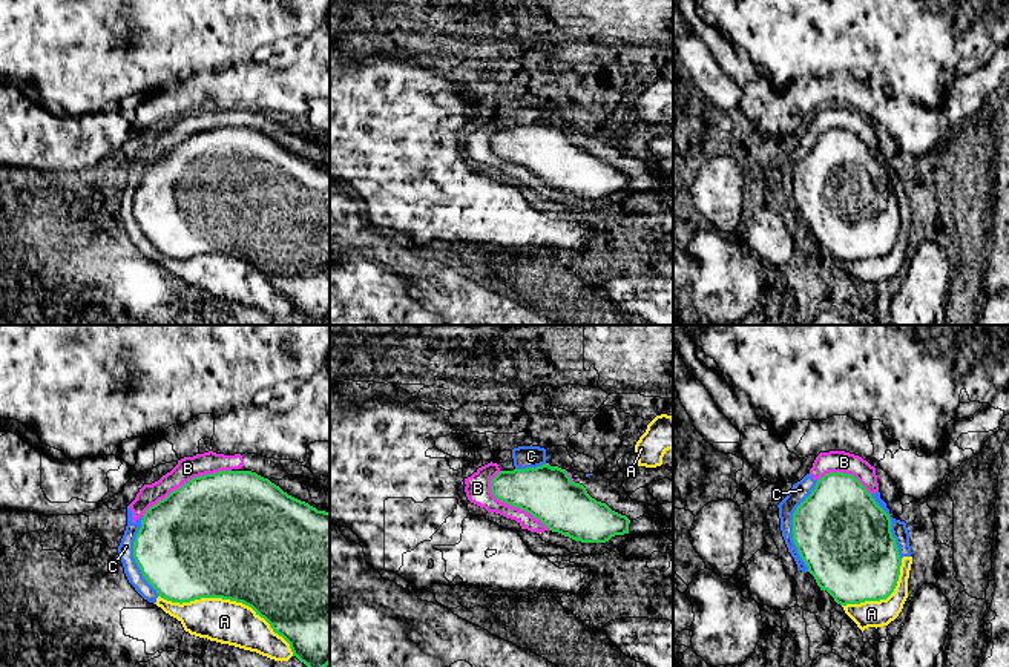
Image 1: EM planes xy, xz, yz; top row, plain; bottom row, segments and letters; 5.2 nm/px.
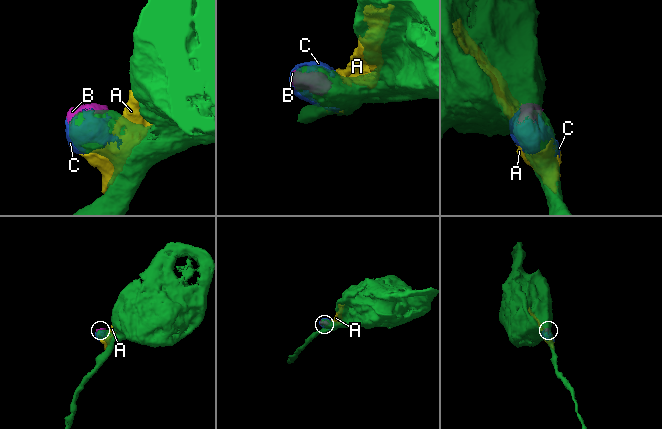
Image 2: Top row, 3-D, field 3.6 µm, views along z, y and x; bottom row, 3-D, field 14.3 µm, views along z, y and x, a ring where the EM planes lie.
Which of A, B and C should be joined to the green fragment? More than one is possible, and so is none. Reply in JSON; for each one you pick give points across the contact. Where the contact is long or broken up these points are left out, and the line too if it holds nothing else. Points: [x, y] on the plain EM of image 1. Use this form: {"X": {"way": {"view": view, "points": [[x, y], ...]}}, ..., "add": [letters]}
{"add": []}

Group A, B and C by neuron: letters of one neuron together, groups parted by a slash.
A B C

